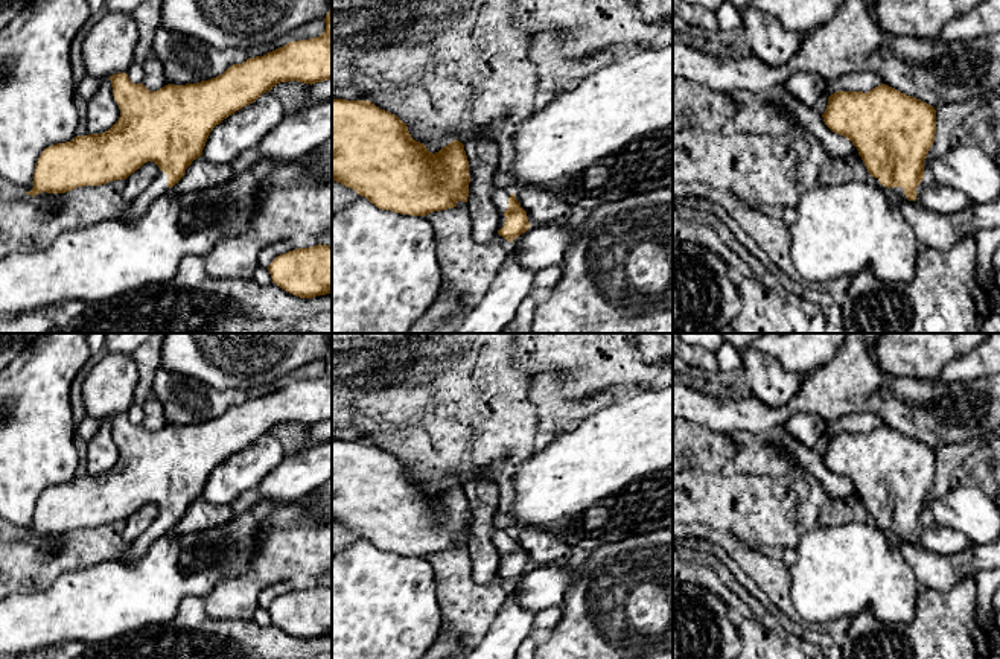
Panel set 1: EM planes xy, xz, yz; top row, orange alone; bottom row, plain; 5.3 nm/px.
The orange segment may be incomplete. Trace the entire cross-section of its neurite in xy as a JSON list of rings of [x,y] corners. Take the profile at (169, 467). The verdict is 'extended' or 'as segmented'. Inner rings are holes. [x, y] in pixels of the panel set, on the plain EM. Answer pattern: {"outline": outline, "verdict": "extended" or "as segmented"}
{"outline": [[[332,352],[327,353],[326,370],[317,379],[291,382],[263,397],[233,405],[222,415],[196,425],[167,425],[157,432],[134,425],[128,415],[110,417],[113,437],[119,446],[119,461],[102,475],[76,476],[72,482],[46,489],[33,513],[33,528],[26,536],[65,534],[76,528],[102,527],[126,521],[145,504],[154,502],[160,513],[149,528],[137,537],[117,559],[132,563],[145,556],[149,546],[175,527],[193,501],[202,496],[212,470],[224,460],[253,444],[280,423],[315,425],[332,419]]], "verdict": "extended"}

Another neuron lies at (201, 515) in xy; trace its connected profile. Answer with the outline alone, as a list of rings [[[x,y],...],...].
[[[201,496],[192,502],[192,505],[186,510],[184,517],[170,528],[170,533],[178,536],[199,533],[228,524],[231,517],[233,511],[228,504],[212,505]]]

